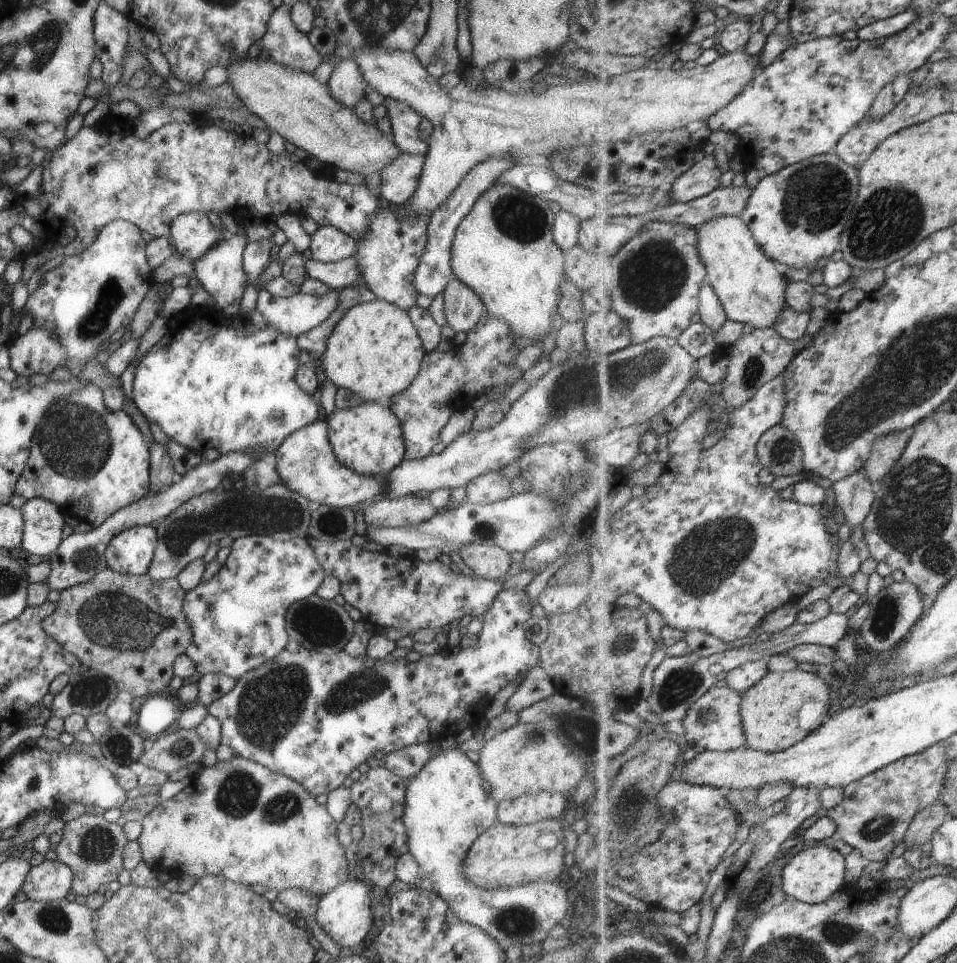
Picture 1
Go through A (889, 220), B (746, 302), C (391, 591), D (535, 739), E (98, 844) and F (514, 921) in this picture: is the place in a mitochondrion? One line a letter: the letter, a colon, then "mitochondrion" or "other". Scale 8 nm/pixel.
A: mitochondrion
B: other
C: other
D: mitochondrion
E: mitochondrion
F: mitochondrion

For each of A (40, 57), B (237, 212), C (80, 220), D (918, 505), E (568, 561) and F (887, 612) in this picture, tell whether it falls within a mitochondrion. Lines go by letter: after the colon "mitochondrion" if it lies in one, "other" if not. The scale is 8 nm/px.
A: mitochondrion
B: other
C: other
D: mitochondrion
E: other
F: mitochondrion

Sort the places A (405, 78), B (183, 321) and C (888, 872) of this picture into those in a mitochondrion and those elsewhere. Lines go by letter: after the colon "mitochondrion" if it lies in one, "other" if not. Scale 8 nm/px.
A: other
B: other
C: other

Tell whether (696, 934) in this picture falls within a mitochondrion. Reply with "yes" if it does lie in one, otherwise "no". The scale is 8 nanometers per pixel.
no

